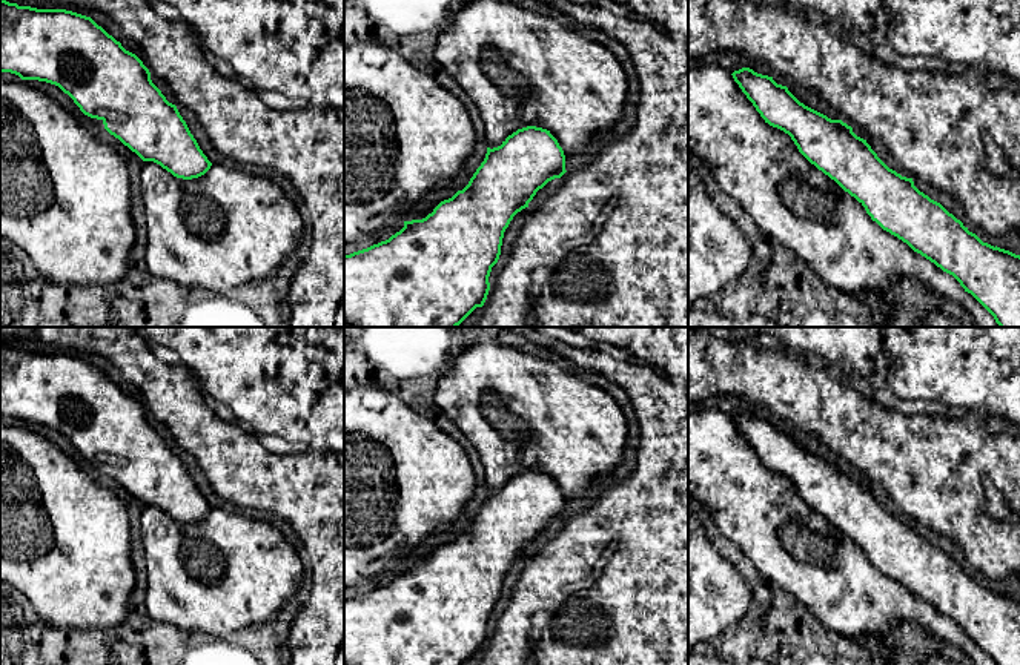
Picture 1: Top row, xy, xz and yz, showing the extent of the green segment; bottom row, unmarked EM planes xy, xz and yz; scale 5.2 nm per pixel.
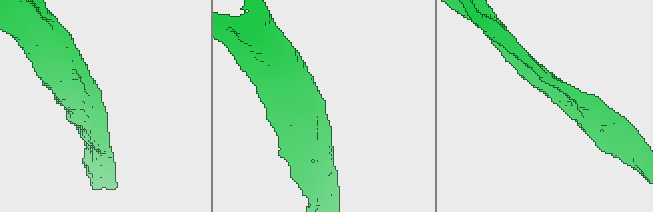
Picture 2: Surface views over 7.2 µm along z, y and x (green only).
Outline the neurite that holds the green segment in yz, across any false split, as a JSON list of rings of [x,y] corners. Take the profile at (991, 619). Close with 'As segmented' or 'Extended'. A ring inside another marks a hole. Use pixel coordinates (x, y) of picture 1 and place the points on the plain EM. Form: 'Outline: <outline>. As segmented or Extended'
Outline: [[[750,412],[734,415],[731,419],[765,467],[788,478],[799,496],[854,541],[883,574],[952,619],[995,665],[1020,665],[1020,599],[983,587],[940,547],[920,536],[912,522],[889,513],[866,484],[857,481],[842,464],[831,464],[805,450],[773,421]]]. As segmented

